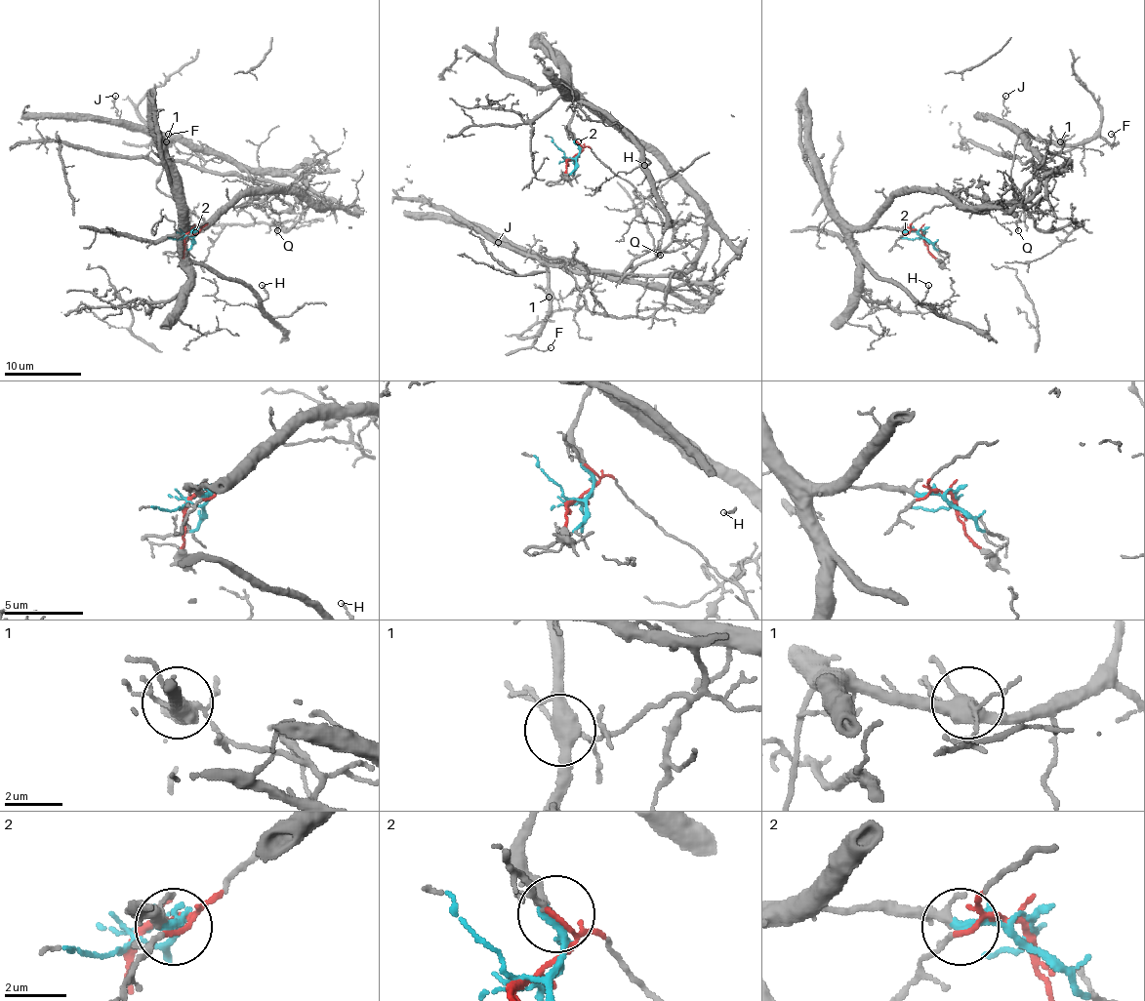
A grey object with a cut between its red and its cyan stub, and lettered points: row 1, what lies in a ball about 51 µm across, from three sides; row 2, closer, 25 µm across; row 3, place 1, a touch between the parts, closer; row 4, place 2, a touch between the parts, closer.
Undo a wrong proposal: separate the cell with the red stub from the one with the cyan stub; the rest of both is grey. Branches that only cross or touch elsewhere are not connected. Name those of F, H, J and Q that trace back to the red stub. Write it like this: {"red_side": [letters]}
{"red_side": ["F", "J", "Q"]}

